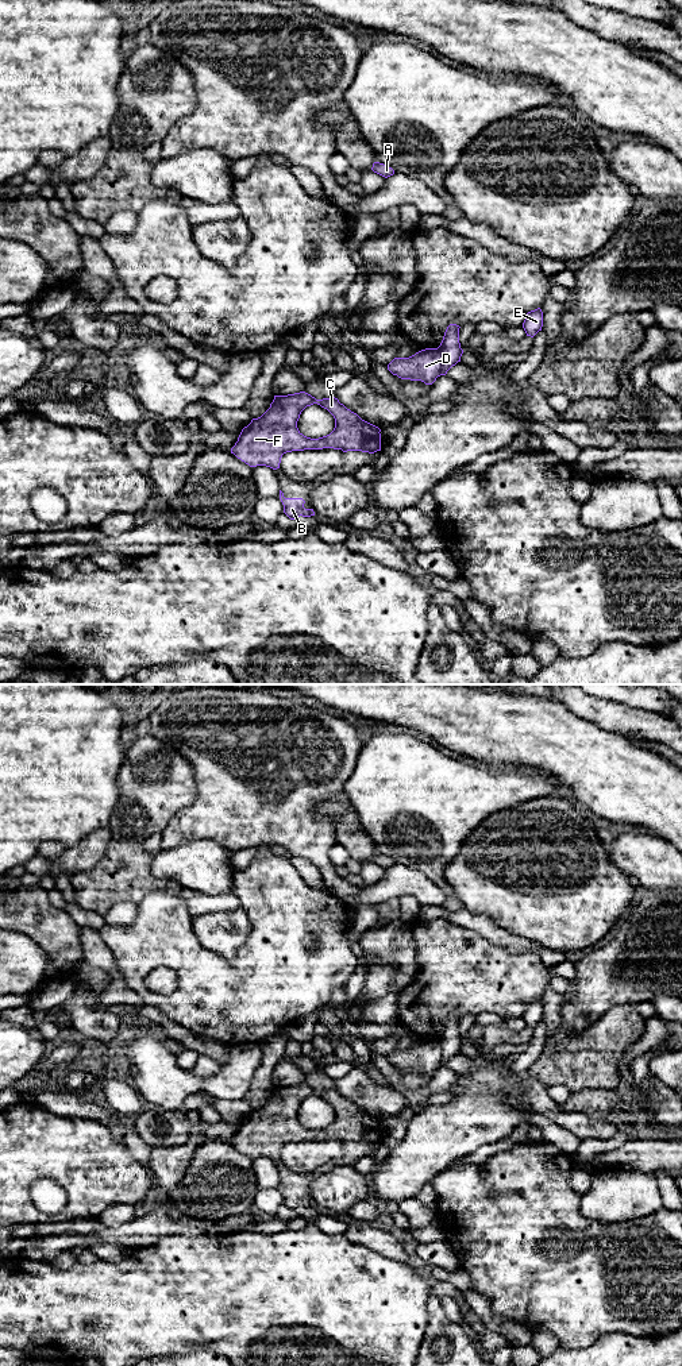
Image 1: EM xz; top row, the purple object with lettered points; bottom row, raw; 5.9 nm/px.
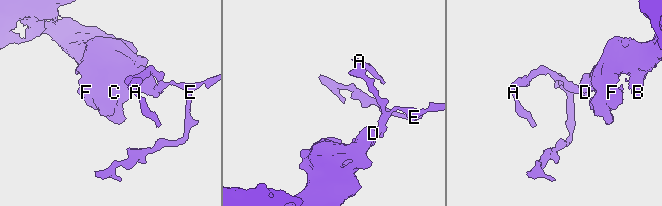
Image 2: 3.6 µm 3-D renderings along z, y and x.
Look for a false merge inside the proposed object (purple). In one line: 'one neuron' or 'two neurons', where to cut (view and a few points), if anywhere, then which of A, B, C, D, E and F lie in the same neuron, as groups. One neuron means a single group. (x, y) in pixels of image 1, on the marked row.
two neurons; cut in xz along (436, 348), (440, 357), (442, 374); A E / B C D F

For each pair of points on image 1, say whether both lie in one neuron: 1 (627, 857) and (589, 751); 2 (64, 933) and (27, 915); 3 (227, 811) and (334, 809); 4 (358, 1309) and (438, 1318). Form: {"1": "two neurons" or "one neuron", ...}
{"1": "two neurons", "2": "one neuron", "3": "two neurons", "4": "two neurons"}

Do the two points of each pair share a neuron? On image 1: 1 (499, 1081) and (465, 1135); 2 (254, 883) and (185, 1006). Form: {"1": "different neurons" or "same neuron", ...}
{"1": "same neuron", "2": "same neuron"}

